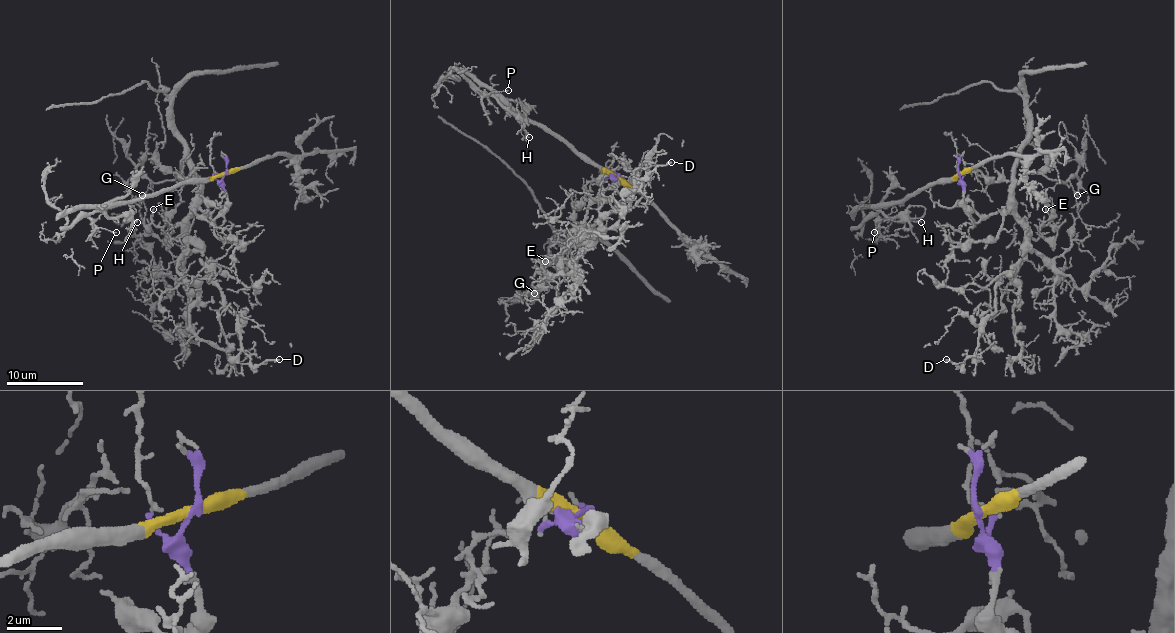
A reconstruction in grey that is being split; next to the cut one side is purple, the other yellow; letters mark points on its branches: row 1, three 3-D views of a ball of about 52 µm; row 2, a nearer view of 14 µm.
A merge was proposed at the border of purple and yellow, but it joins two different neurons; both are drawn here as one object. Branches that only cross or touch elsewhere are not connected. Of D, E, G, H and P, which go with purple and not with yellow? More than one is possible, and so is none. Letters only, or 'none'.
D, E, G

